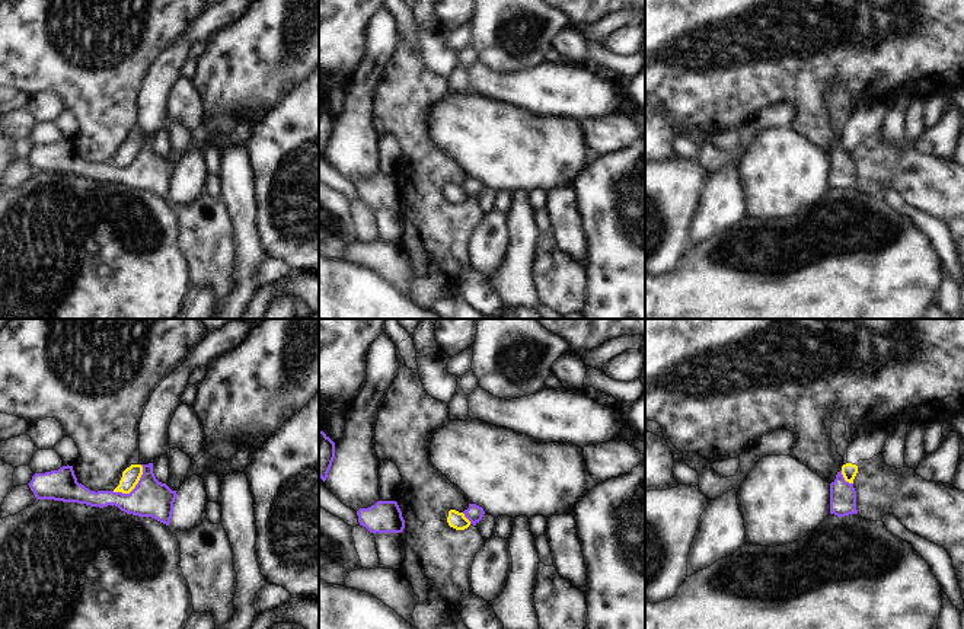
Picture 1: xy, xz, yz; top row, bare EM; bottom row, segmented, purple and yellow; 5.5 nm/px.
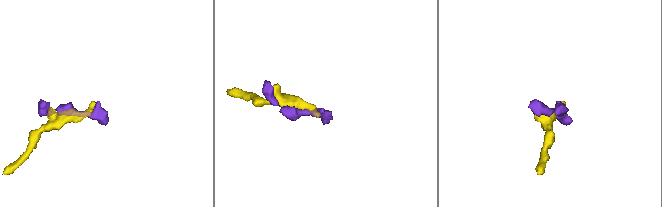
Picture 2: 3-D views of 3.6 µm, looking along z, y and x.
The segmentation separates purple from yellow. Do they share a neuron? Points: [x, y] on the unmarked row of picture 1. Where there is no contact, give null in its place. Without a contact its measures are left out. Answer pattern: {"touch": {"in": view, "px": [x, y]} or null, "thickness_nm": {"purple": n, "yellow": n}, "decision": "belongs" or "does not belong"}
{"touch": {"in": "xy", "px": [136, 160]}, "thickness_nm": {"purple": 200, "yellow": 100}, "decision": "does not belong"}

